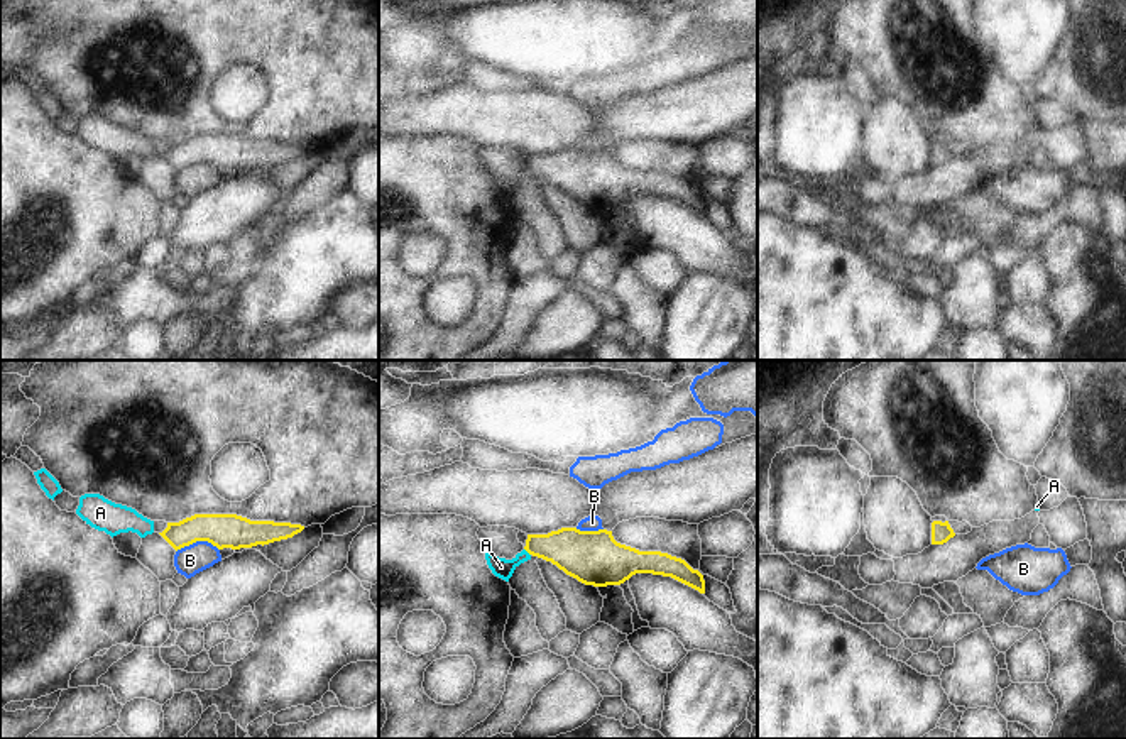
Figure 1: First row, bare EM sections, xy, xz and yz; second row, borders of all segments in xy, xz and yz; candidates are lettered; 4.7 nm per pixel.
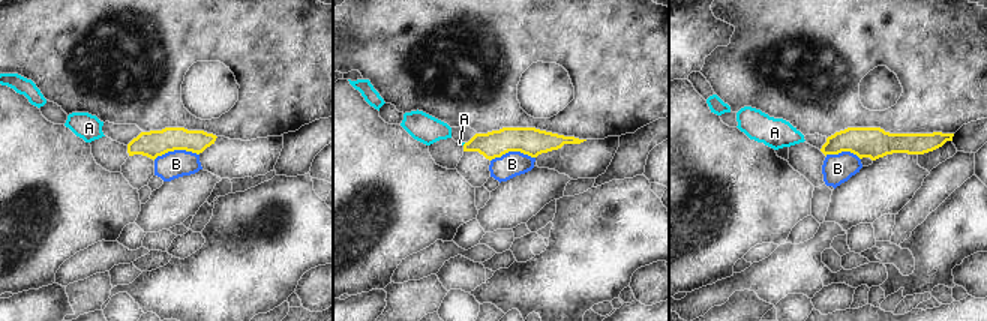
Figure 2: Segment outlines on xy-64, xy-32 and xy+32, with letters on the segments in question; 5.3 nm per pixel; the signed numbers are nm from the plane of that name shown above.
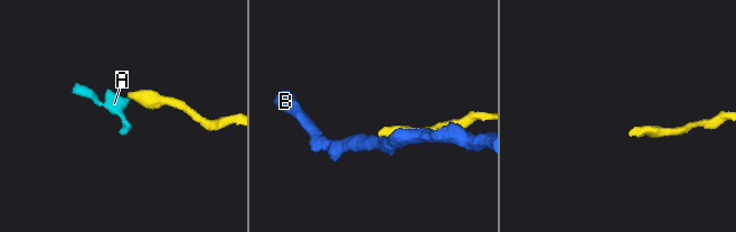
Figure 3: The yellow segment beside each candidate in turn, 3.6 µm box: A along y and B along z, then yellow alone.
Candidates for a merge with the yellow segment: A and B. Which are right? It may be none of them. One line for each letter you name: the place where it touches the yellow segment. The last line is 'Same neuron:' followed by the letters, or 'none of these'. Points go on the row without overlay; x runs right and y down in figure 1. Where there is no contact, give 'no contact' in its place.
A: meets yellow in xz at (526, 171)
Same neuron: A

